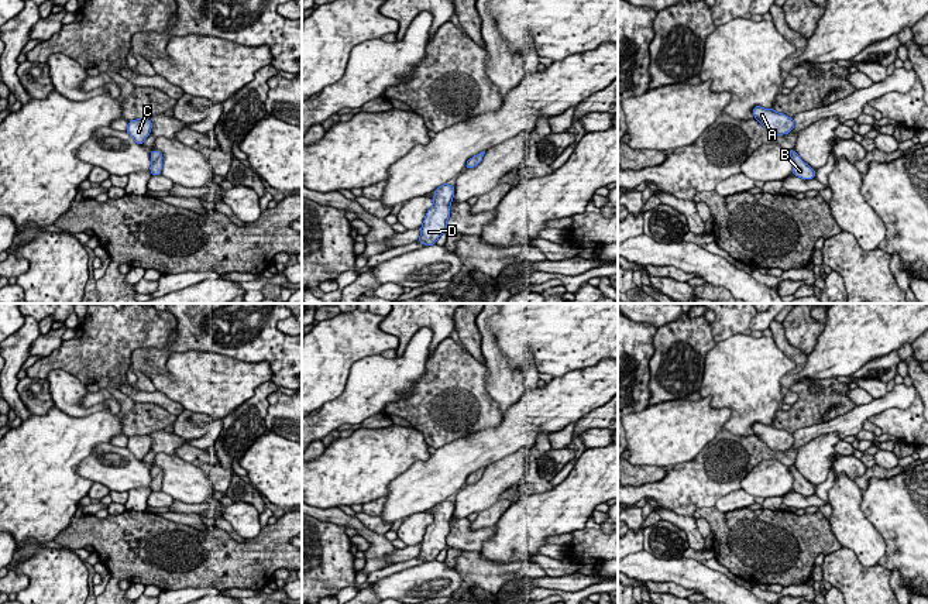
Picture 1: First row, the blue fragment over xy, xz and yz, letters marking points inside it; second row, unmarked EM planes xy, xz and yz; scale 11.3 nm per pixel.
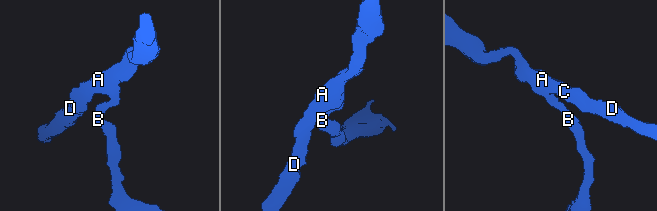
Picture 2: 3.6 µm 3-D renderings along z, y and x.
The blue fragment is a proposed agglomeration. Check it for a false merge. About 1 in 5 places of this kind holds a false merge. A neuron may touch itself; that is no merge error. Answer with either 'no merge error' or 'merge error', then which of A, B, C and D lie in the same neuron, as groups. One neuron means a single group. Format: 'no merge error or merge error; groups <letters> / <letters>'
no merge error; groups A B C D

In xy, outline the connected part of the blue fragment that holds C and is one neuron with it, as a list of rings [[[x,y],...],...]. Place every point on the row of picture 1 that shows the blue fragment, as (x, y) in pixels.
[[[149,119],[131,120],[127,124],[127,133],[134,138],[137,144],[142,145],[144,140],[151,133],[151,127],[152,123]]]

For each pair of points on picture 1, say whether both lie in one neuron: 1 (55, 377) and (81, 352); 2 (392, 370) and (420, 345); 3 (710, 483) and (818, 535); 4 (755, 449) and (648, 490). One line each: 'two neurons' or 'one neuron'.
1: two neurons
2: one neuron
3: two neurons
4: one neuron

